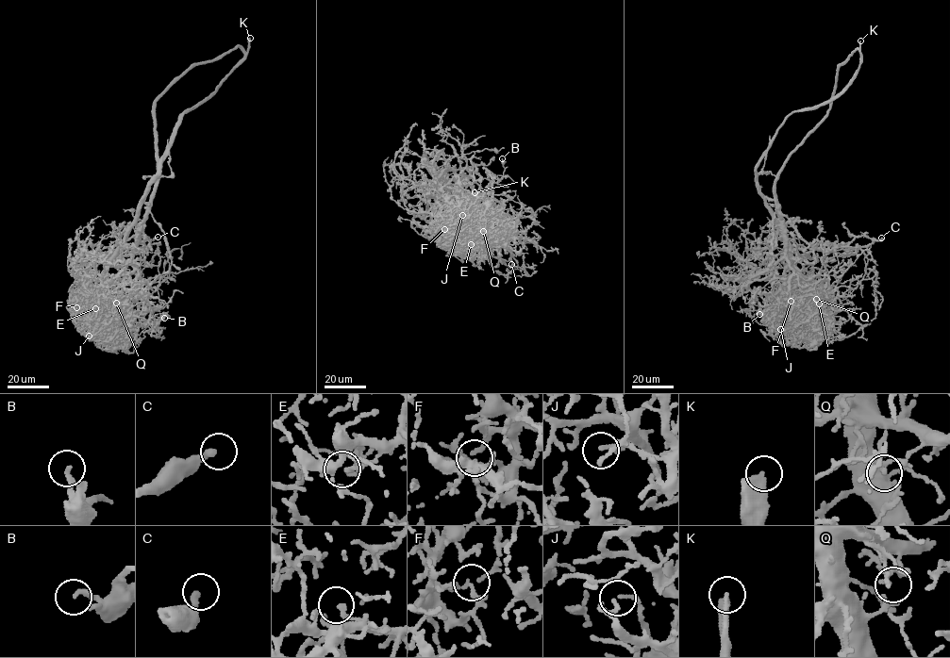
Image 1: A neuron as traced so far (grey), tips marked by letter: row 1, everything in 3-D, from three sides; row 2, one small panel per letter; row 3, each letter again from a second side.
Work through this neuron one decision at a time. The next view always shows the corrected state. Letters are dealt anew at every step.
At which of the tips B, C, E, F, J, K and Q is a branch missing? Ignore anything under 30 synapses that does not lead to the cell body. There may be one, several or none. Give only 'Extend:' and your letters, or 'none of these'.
Extend: K

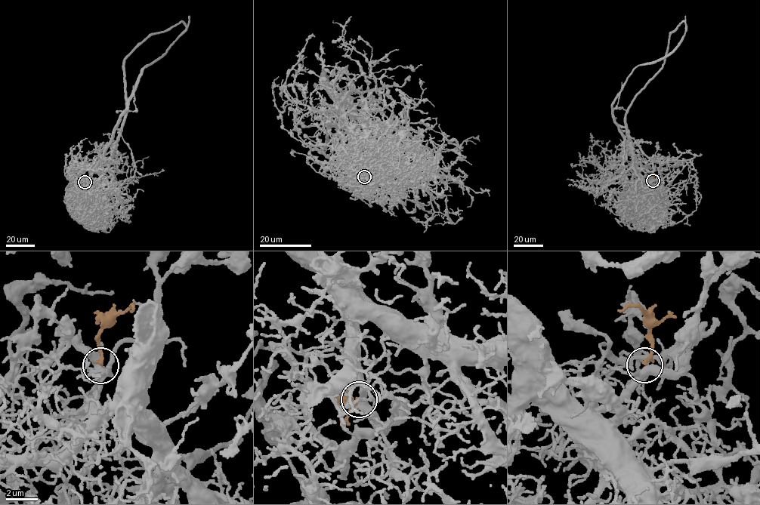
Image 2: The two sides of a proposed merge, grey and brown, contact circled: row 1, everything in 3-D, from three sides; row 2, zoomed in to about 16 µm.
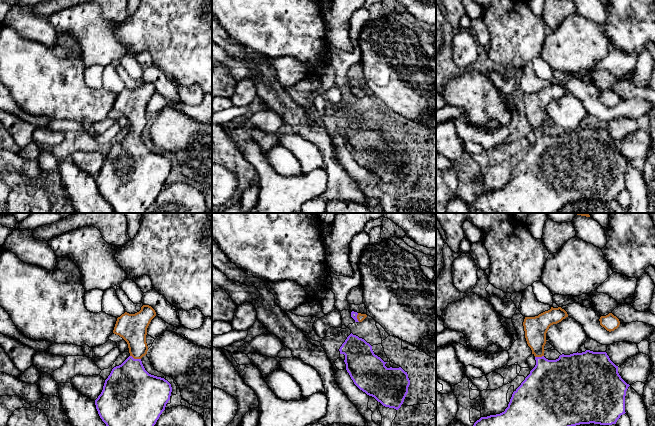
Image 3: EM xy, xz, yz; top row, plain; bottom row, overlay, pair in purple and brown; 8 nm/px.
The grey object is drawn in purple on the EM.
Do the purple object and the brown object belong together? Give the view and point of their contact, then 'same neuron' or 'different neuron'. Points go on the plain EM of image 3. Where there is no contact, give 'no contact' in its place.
meets purple in xy at (135, 135); same neuron

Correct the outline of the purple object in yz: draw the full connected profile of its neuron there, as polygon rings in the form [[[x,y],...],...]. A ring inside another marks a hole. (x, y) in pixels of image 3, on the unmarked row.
[[[561,83],[545,87],[535,93],[525,93],[523,102],[528,122],[535,132],[536,141],[530,147],[521,161],[513,168],[508,183],[504,188],[477,196],[470,206],[471,209],[480,209],[484,213],[557,213],[568,203],[580,200],[616,200],[621,191],[625,190],[625,172],[628,163],[618,149],[616,142],[606,128],[593,128],[586,126],[582,129],[560,131],[556,136],[544,133],[546,109],[553,100],[561,98],[568,93]]]

